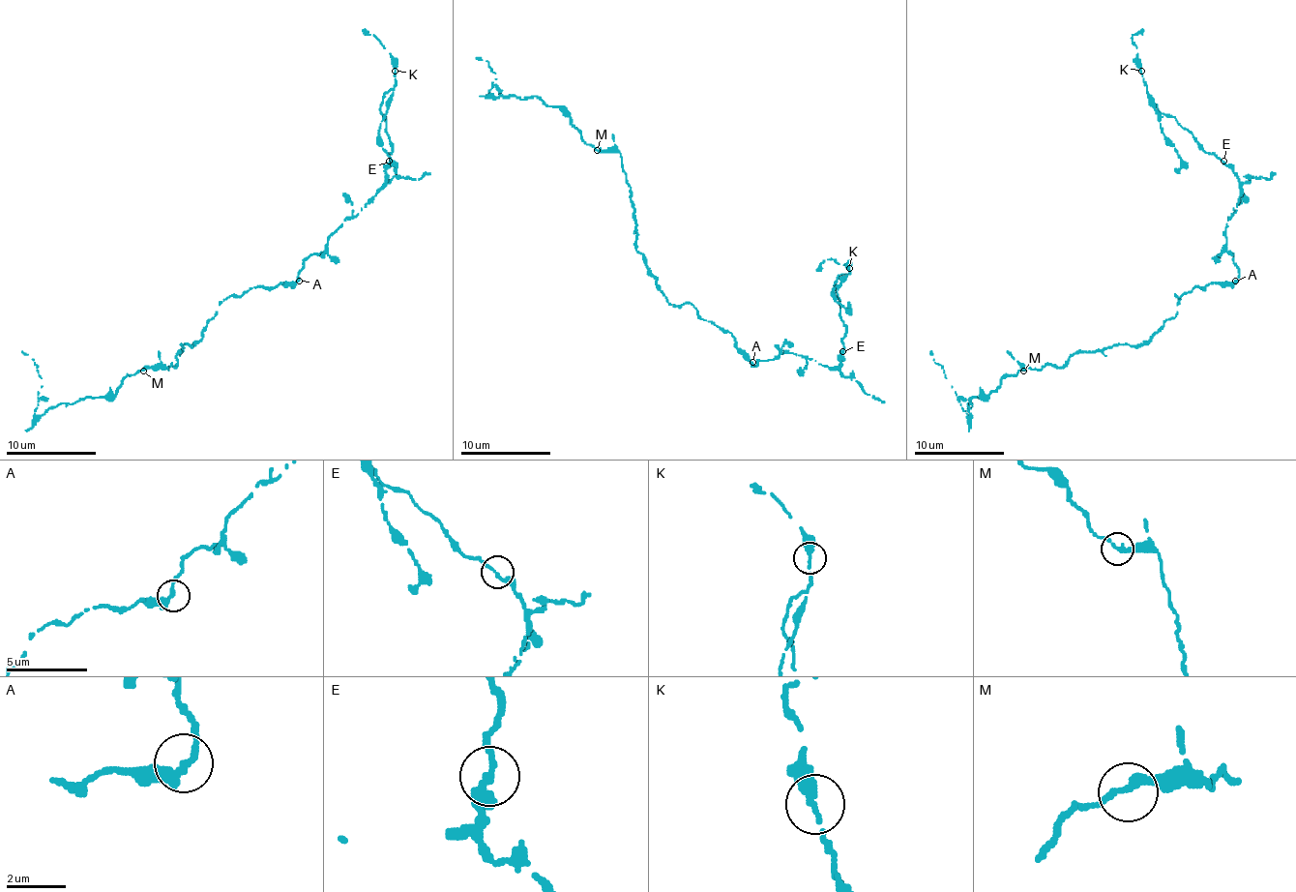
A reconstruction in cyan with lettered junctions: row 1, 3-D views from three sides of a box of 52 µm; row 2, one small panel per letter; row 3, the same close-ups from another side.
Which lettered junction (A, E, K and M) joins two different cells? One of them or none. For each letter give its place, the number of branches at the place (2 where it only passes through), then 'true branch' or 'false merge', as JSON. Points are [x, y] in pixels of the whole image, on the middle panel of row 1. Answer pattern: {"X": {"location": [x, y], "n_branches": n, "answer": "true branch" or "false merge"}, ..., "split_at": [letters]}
{"A": {"location": [752, 362], "n_branches": 2, "answer": "true branch"}, "E": {"location": [842, 351], "n_branches": 2, "answer": "true branch"}, "K": {"location": [849, 268], "n_branches": 2, "answer": "false merge"}, "M": {"location": [597, 150], "n_branches": 2, "answer": "true branch"}, "split_at": ["K"]}

